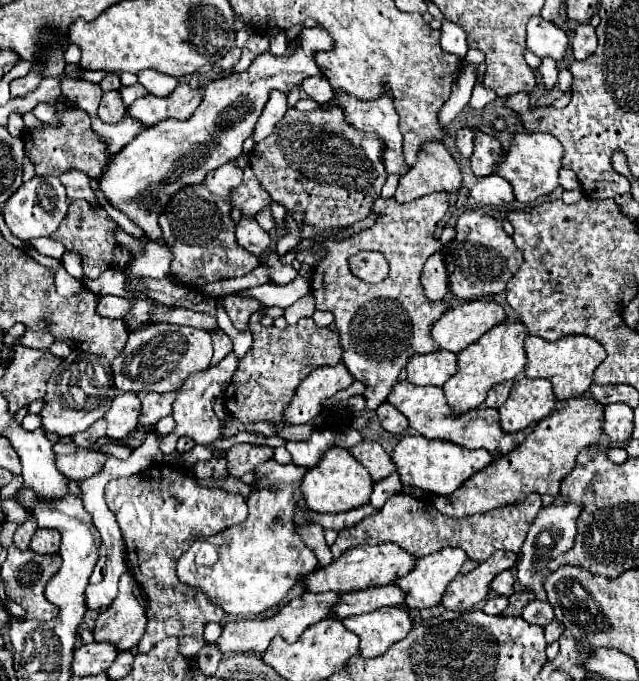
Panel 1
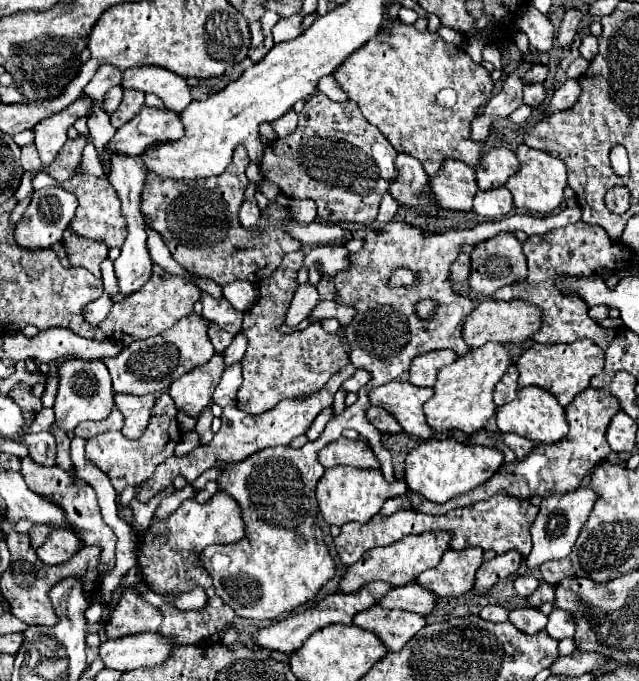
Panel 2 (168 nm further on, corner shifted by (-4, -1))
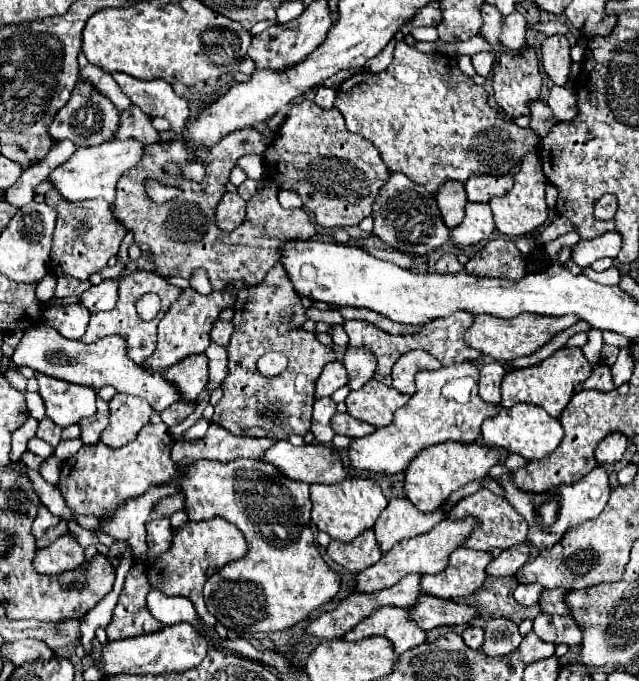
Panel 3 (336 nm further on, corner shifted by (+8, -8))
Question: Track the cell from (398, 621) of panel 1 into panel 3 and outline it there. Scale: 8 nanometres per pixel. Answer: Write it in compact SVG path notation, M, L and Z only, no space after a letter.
M396 606L378 608L370 618L362 620L358 628L352 628L344 636L344 640L356 642L368 636L384 636L392 640L398 654L426 642L426 632L410 620L408 608L396 608Z

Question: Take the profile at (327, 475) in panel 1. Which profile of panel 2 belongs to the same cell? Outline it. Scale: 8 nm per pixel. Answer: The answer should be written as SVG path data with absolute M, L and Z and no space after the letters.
M334 467L326 469L316 485L316 501L320 513L328 525L342 527L348 521L366 523L372 515L380 511L388 497L406 495L410 489L404 481L386 483L380 469L358 469L358 467Z

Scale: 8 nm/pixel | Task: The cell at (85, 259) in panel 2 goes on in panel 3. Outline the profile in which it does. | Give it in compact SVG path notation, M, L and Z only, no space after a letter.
M60 276L56 278L56 290L54 290L54 296L56 298L66 298L66 296L78 296L82 294L84 290L90 288L90 282L82 282L82 280L76 280L72 276Z

